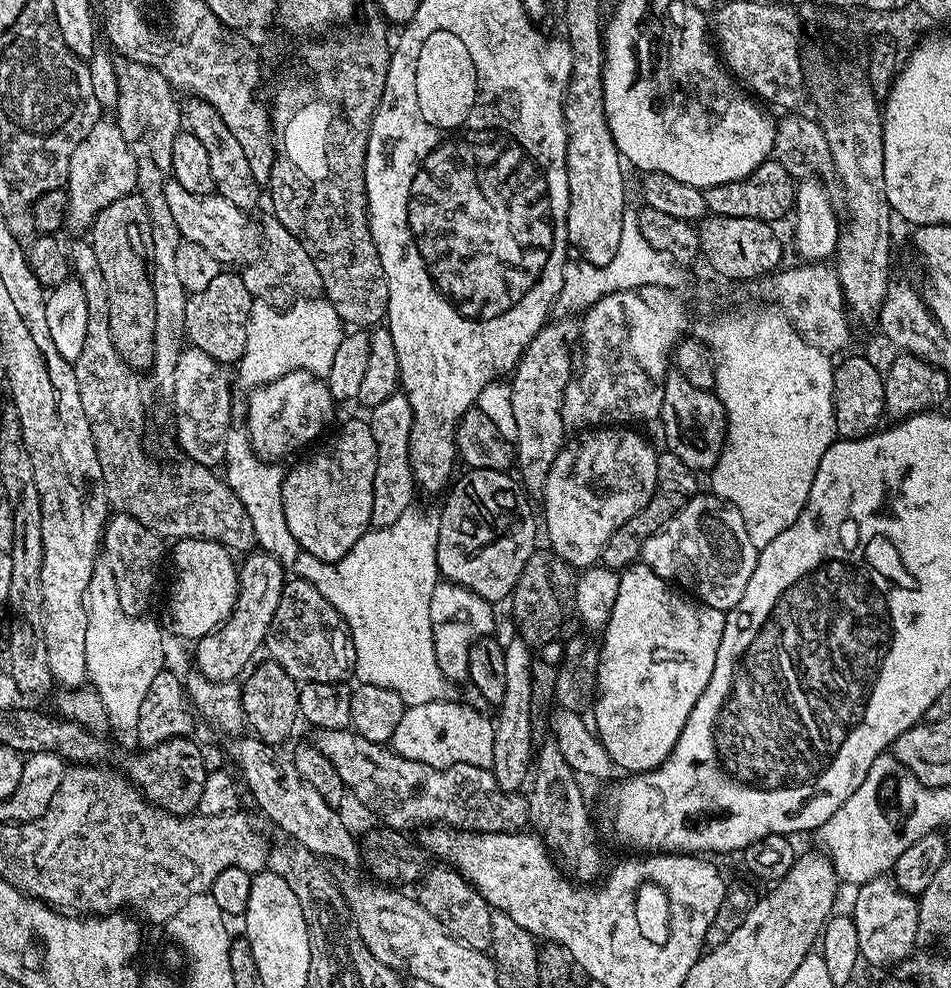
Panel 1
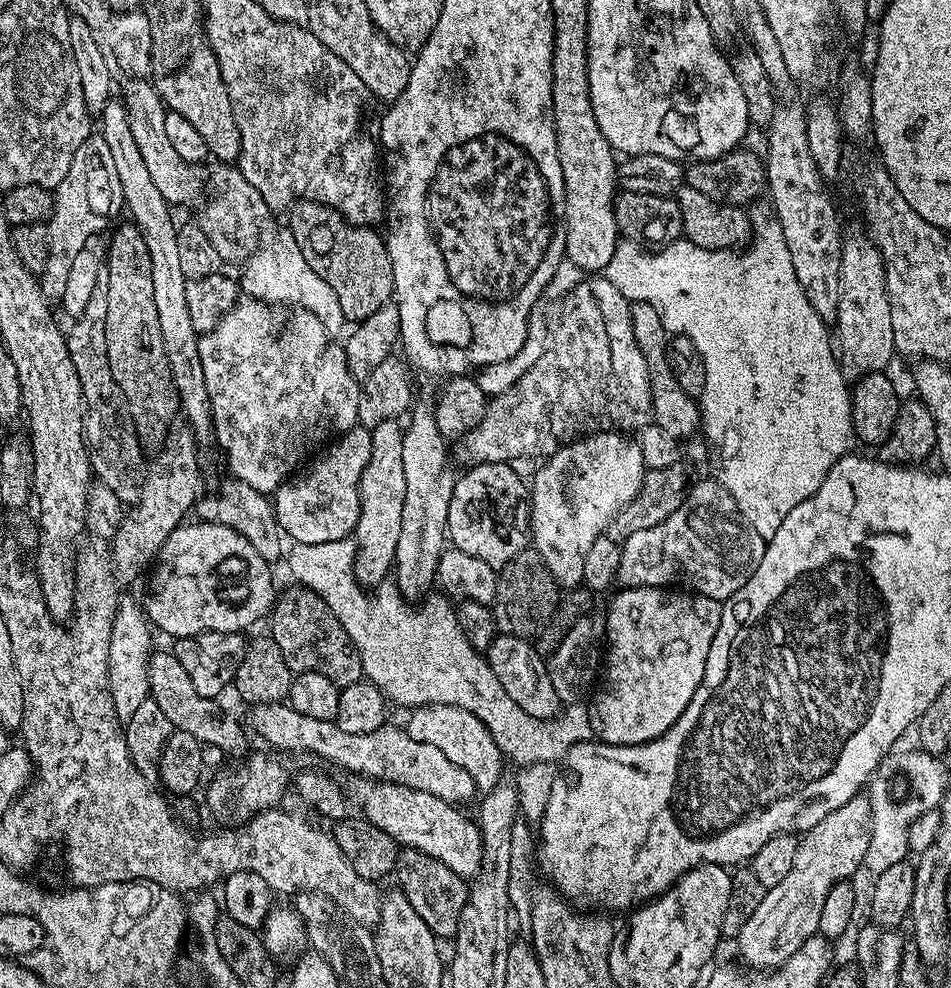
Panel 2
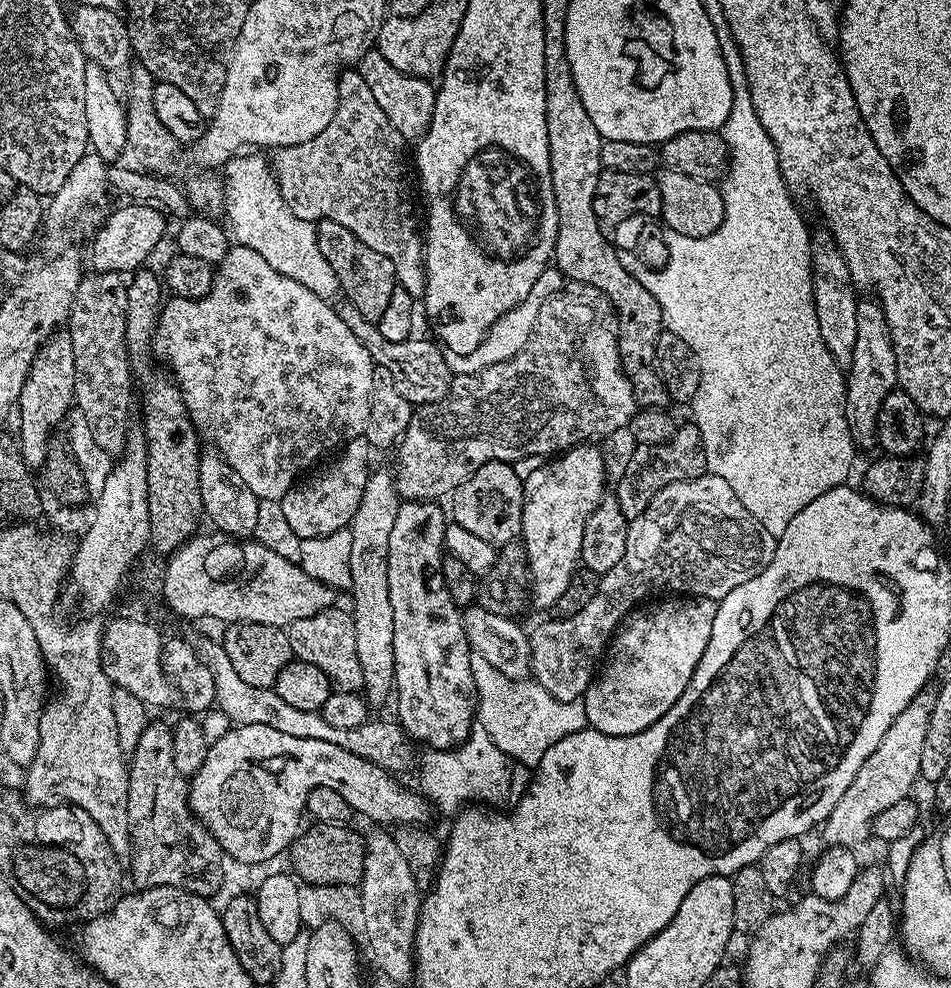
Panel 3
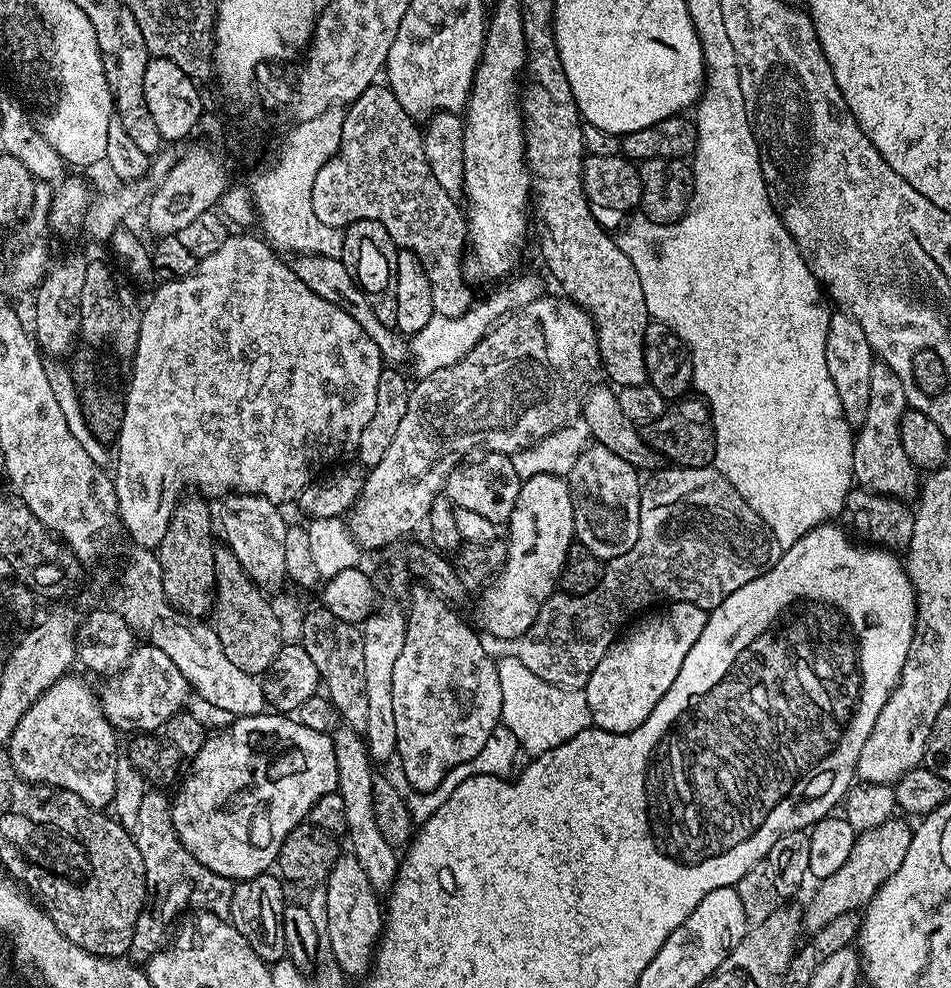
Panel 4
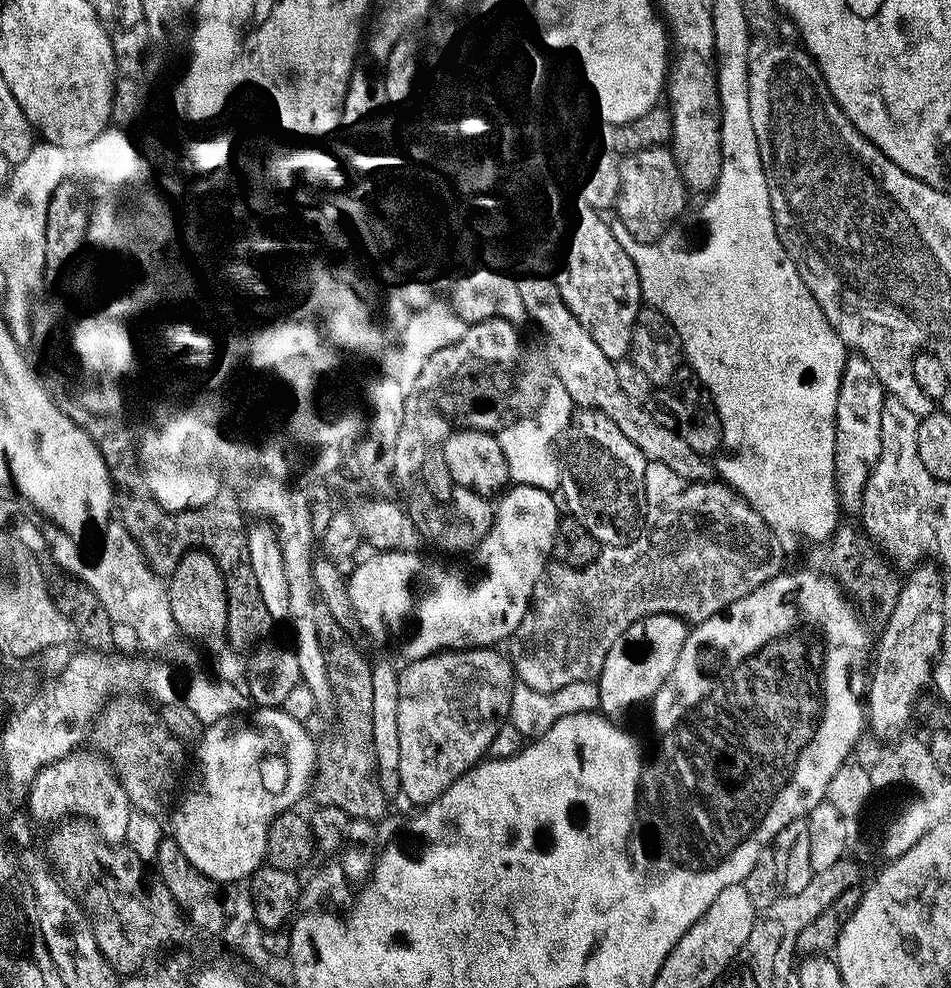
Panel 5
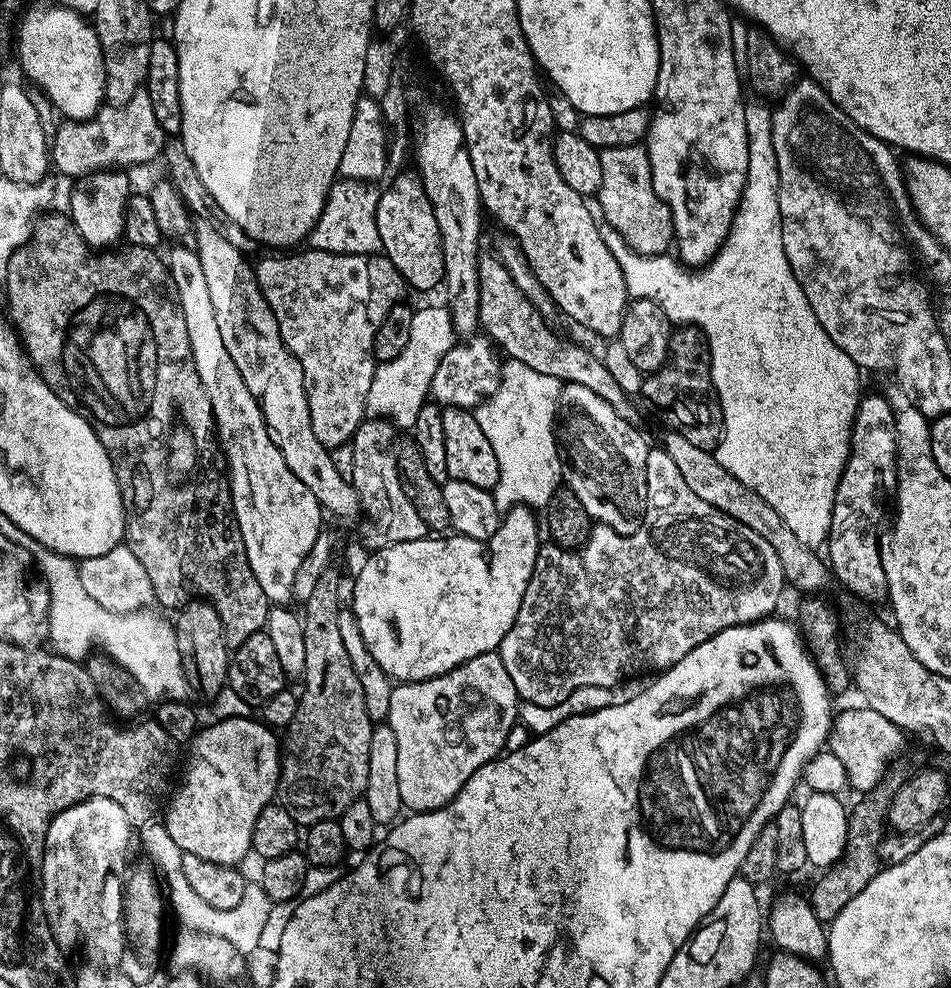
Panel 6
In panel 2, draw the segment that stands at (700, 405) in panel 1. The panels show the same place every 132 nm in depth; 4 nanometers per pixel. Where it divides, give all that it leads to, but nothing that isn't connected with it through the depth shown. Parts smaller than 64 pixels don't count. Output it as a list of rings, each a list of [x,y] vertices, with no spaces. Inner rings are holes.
[[[649,304],[631,305],[632,325],[634,326],[634,338],[646,358],[648,367],[648,381],[652,391],[652,420],[666,434],[670,434],[678,442],[684,442],[687,436],[692,436],[701,431],[700,405],[682,386],[678,386],[678,378],[674,378],[674,370],[670,370],[668,361],[668,342],[670,333],[662,326],[662,318],[658,318],[658,310]]]

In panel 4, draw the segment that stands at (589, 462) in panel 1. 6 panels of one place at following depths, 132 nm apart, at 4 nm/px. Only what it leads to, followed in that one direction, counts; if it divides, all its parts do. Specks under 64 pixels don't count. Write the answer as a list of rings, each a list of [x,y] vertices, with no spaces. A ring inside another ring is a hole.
[[[538,474],[523,481],[506,531],[508,557],[495,580],[479,593],[475,623],[481,633],[516,642],[530,630],[534,618],[538,618],[538,610],[557,591],[566,554],[574,543],[576,519],[567,479]]]

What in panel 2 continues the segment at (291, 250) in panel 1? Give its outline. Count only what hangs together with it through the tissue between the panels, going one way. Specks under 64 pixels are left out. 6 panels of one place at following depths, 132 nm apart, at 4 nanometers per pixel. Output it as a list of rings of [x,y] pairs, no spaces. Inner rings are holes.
[[[216,166],[212,172],[212,186],[206,210],[198,217],[200,229],[206,238],[213,243],[221,263],[242,264],[259,248],[264,234],[262,234],[272,211],[262,199],[262,194],[240,173],[236,166]]]

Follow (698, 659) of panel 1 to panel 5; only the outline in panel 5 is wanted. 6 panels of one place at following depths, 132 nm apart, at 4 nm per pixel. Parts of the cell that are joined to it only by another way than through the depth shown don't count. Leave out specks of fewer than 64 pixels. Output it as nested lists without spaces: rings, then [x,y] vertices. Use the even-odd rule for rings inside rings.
[[[665,612],[634,622],[624,631],[622,638],[610,646],[610,654],[606,654],[606,662],[602,662],[598,677],[599,711],[609,720],[620,722],[639,704],[647,705],[658,694],[662,682],[670,678],[670,670],[674,670],[674,662],[678,662],[678,654],[682,654],[682,646],[686,646],[689,631],[687,623]]]

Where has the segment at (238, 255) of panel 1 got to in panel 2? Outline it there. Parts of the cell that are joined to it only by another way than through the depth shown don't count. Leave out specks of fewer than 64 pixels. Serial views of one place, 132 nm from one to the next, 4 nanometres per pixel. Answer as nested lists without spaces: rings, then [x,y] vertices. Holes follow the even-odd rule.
[[[132,78],[127,81],[124,88],[122,101],[128,111],[129,124],[134,139],[138,142],[139,153],[150,170],[151,181],[158,186],[162,196],[166,198],[169,205],[186,204],[196,196],[196,184],[188,177],[190,165],[182,158],[178,158],[170,138],[166,138],[166,114],[169,109],[156,92],[156,87],[147,79]],[[129,83],[129,84],[128,84]]]

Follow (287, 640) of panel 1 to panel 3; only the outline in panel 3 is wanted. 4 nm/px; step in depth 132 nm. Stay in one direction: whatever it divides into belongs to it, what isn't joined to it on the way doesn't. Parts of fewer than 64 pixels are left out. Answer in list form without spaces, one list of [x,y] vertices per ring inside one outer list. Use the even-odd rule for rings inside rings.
[[[333,606],[314,614],[310,618],[298,618],[293,624],[288,625],[288,637],[292,647],[293,657],[302,662],[310,662],[310,666],[318,666],[326,678],[330,678],[333,689],[342,692],[360,692],[364,686],[362,678],[362,662],[358,662],[358,638],[354,630],[351,611],[340,609],[340,606]]]

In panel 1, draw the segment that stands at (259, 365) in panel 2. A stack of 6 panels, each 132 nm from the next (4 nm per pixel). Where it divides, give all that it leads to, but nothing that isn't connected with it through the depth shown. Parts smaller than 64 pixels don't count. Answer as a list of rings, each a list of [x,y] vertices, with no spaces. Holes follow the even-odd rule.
[[[291,372],[274,382],[251,389],[247,396],[248,441],[256,455],[269,462],[283,461],[283,456],[299,448],[307,449],[313,442],[319,441],[325,435],[324,427],[332,420],[334,401],[328,385],[311,372]]]

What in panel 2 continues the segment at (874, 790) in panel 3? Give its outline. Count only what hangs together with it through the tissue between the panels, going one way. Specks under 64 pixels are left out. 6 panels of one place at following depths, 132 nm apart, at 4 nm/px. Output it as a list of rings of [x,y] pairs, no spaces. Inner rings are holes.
[[[867,795],[855,796],[846,806],[838,806],[818,826],[814,826],[808,832],[803,833],[798,854],[794,854],[794,866],[786,873],[786,879],[778,882],[778,886],[767,889],[765,897],[758,905],[758,910],[747,919],[746,924],[738,937],[740,944],[740,956],[745,960],[747,967],[752,970],[771,970],[780,968],[810,937],[820,931],[820,919],[822,918],[822,906],[826,902],[826,894],[840,880],[848,880],[856,871],[861,871],[864,855],[870,842],[872,833],[872,806],[868,802]]]

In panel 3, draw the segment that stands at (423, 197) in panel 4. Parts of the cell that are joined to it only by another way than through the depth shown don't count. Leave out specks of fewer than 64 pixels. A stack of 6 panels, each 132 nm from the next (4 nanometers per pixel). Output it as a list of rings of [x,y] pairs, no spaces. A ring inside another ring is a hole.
[[[348,70],[339,77],[340,101],[336,107],[334,118],[322,134],[318,134],[305,144],[295,144],[289,148],[278,148],[271,153],[270,167],[280,185],[280,193],[286,206],[298,218],[313,222],[327,222],[345,228],[354,234],[370,250],[378,250],[386,258],[394,262],[394,270],[399,283],[412,286],[422,276],[422,232],[416,229],[416,200],[412,197],[414,184],[404,175],[410,172],[410,164],[404,161],[404,136],[390,126],[390,118],[374,102],[374,94],[370,94],[370,86],[355,71]]]

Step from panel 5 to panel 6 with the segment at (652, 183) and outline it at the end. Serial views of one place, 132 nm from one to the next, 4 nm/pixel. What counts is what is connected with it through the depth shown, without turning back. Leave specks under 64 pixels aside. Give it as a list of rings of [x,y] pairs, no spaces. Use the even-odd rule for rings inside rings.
[[[638,143],[634,146],[602,148],[600,161],[602,186],[598,193],[598,201],[600,200],[599,215],[603,223],[614,226],[614,230],[622,234],[626,246],[630,246],[638,254],[665,255],[673,247],[676,231],[666,202],[656,197],[647,147]]]

